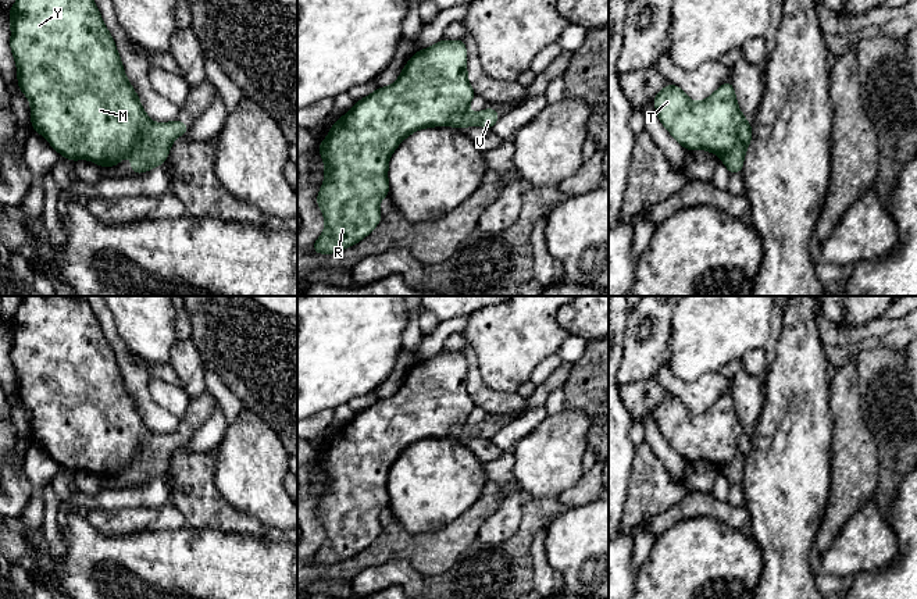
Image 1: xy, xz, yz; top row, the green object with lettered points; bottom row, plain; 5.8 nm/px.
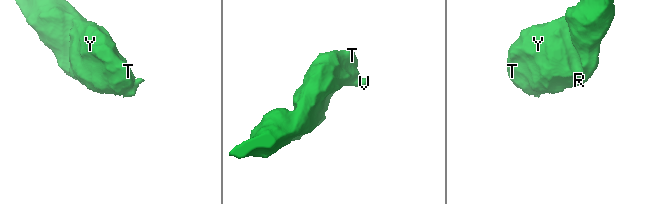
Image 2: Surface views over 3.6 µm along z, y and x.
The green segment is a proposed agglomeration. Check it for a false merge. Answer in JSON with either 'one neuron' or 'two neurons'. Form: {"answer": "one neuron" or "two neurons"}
{"answer": "two neurons"}

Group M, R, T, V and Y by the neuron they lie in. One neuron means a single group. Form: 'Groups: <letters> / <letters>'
Groups: M R T Y / V

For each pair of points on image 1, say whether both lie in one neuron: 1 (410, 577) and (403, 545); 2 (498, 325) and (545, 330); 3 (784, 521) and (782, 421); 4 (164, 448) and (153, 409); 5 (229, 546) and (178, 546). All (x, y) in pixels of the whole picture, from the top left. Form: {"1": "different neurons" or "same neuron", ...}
{"1": "different neurons", "2": "same neuron", "3": "same neuron", "4": "different neurons", "5": "same neuron"}

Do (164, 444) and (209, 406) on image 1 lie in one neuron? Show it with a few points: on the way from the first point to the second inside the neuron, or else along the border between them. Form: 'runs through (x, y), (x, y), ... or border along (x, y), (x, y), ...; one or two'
runs through (175, 438), (197, 416); one

